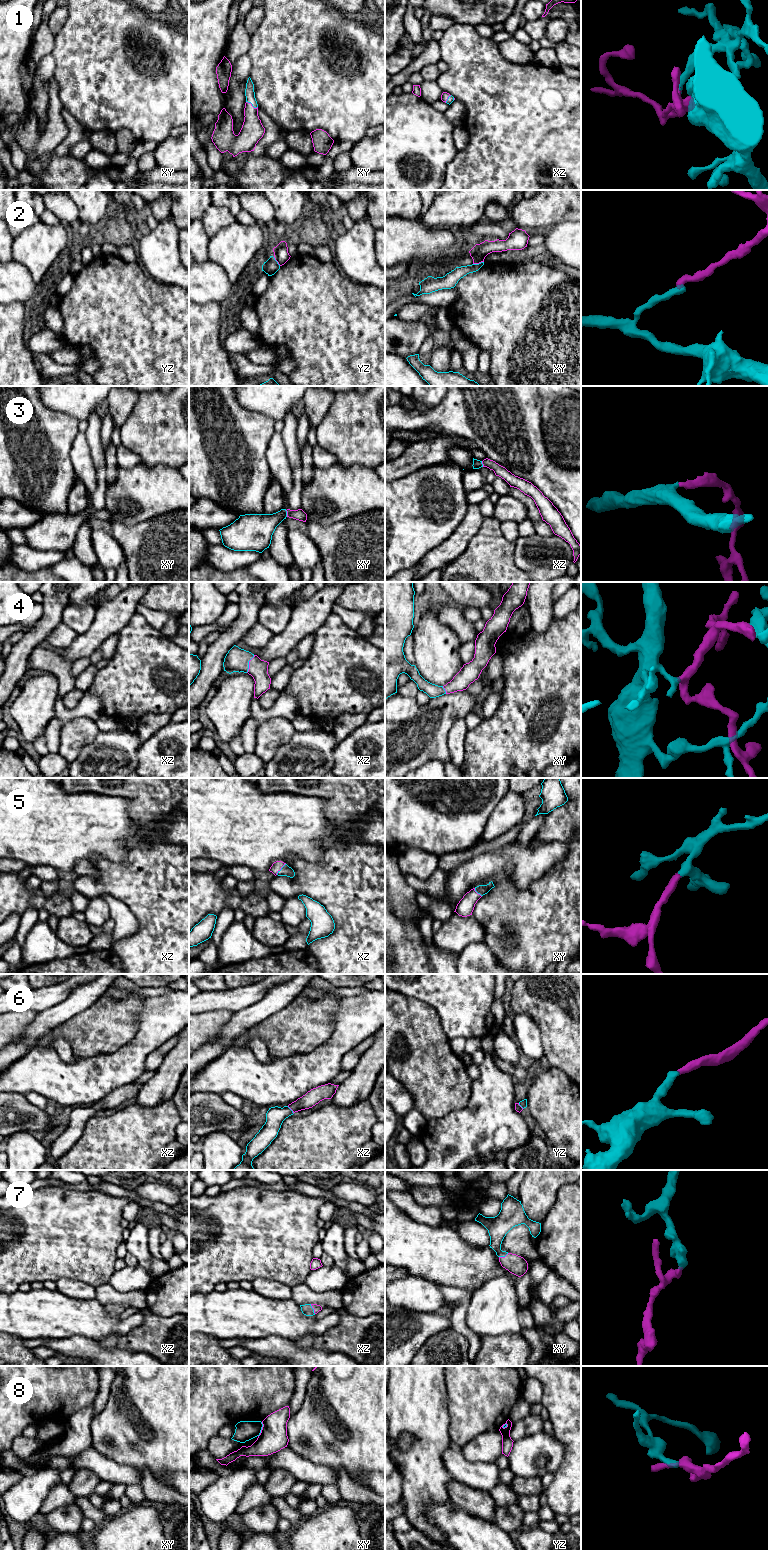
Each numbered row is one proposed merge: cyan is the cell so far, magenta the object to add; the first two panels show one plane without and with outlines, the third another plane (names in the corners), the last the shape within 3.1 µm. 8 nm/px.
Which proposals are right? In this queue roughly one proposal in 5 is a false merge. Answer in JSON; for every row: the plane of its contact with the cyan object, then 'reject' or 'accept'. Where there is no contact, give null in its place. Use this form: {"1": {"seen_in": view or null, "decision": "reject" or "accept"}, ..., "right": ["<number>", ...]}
{"1": {"seen_in": "xy", "decision": "accept"}, "2": {"seen_in": "xy", "decision": "reject"}, "3": {"seen_in": "xy", "decision": "accept"}, "4": {"seen_in": "xz", "decision": "accept"}, "5": {"seen_in": "xz", "decision": "accept"}, "6": {"seen_in": "xz", "decision": "accept"}, "7": {"seen_in": "xz", "decision": "accept"}, "8": {"seen_in": "xy", "decision": "reject"}, "right": ["1", "3", "4", "5", "6", "7"]}

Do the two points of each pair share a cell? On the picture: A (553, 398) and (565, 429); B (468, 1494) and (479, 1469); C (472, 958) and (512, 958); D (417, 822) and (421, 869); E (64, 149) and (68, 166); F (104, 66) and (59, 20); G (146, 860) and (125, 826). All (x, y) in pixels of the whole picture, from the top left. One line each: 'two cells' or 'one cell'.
A: one cell
B: two cells
C: two cells
D: two cells
E: two cells
F: two cells
G: two cells

